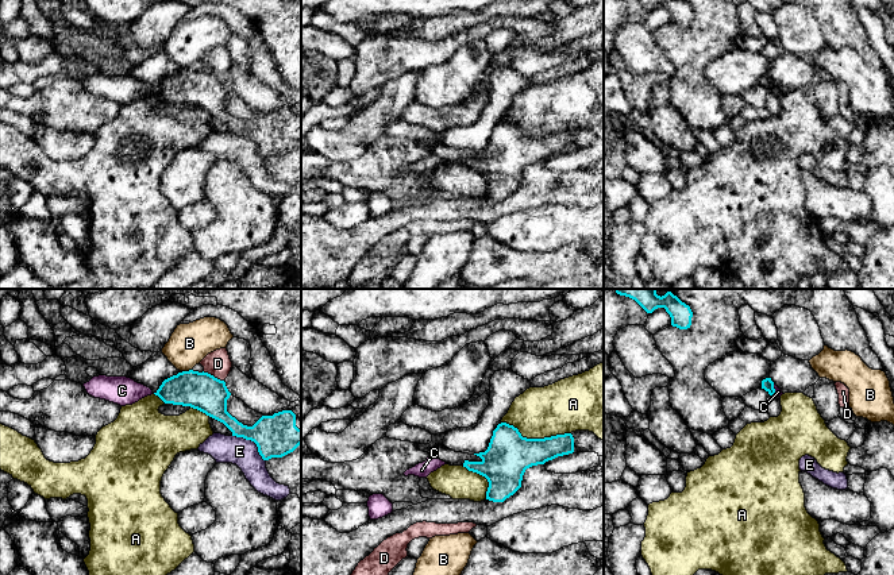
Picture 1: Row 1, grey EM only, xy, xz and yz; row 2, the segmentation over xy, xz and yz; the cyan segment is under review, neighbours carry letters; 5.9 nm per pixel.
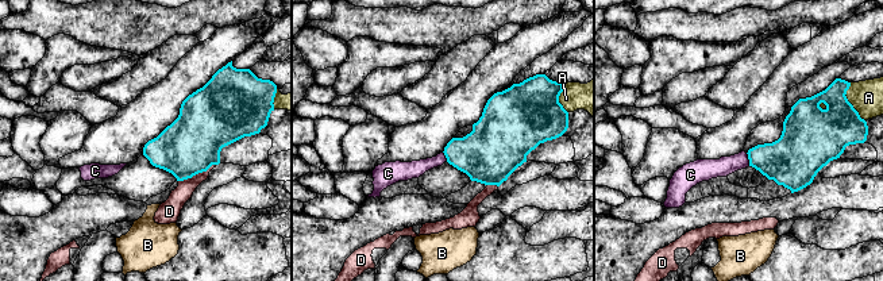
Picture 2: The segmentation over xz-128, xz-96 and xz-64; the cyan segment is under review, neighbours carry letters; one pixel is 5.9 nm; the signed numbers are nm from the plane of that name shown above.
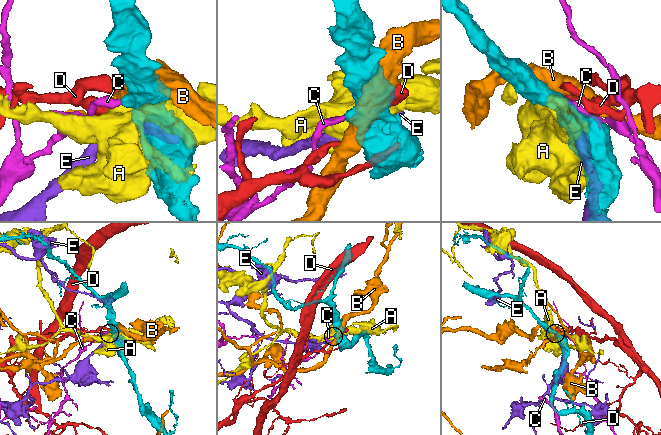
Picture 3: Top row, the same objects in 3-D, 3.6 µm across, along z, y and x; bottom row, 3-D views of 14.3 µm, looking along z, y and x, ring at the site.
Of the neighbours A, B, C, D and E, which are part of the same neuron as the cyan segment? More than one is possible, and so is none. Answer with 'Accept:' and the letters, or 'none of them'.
Accept: none of them

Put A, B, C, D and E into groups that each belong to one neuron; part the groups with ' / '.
A / B / C / D / E

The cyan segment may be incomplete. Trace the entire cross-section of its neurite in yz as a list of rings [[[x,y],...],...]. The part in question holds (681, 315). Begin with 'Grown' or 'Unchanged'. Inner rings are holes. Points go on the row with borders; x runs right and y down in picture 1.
Unchanged. [[[614,289],[617,294],[635,300],[647,313],[664,308],[671,317],[671,325],[687,329],[691,325],[693,312],[671,292],[658,296],[656,289]]]

